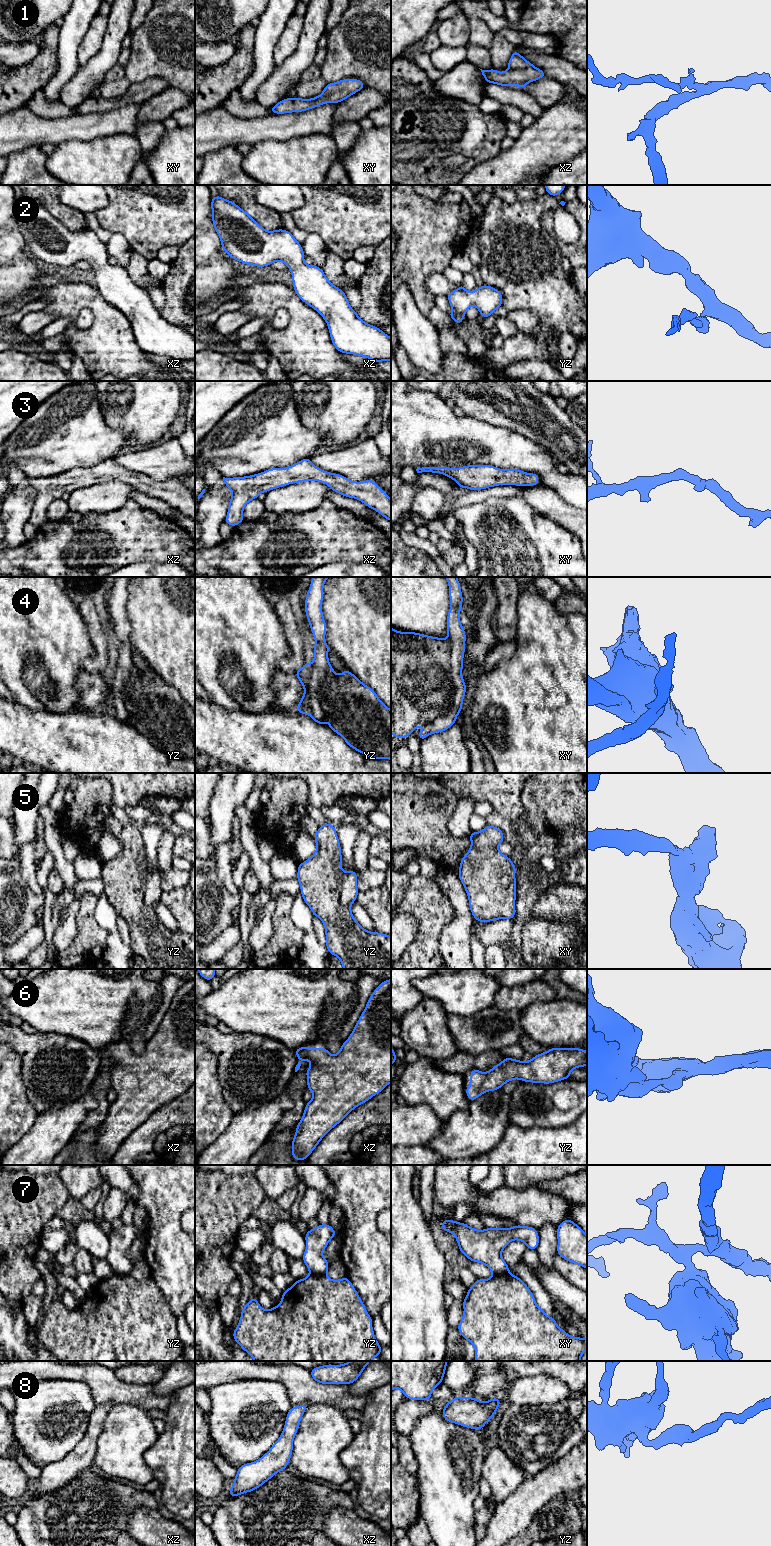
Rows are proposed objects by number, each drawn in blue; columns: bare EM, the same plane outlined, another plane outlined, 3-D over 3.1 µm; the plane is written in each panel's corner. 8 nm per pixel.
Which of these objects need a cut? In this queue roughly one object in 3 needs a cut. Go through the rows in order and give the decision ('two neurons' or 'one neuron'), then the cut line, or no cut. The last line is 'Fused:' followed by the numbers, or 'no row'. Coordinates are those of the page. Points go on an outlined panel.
1: one neuron | no cut
2: one neuron | no cut
3: one neuron | no cut
4: one neuron | no cut
5: one neuron | no cut
6: one neuron | no cut
7: two neurons | yz (310, 1273), (325, 1274)
8: one neuron | no cut
Fused: 7

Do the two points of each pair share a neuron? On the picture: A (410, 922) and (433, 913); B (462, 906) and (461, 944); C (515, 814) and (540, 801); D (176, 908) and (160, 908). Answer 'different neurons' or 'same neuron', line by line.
A: different neurons
B: same neuron
C: different neurons
D: different neurons

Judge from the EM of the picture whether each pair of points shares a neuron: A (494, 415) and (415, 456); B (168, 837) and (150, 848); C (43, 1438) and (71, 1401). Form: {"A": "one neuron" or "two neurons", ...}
{"A": "two neurons", "B": "two neurons", "C": "one neuron"}

